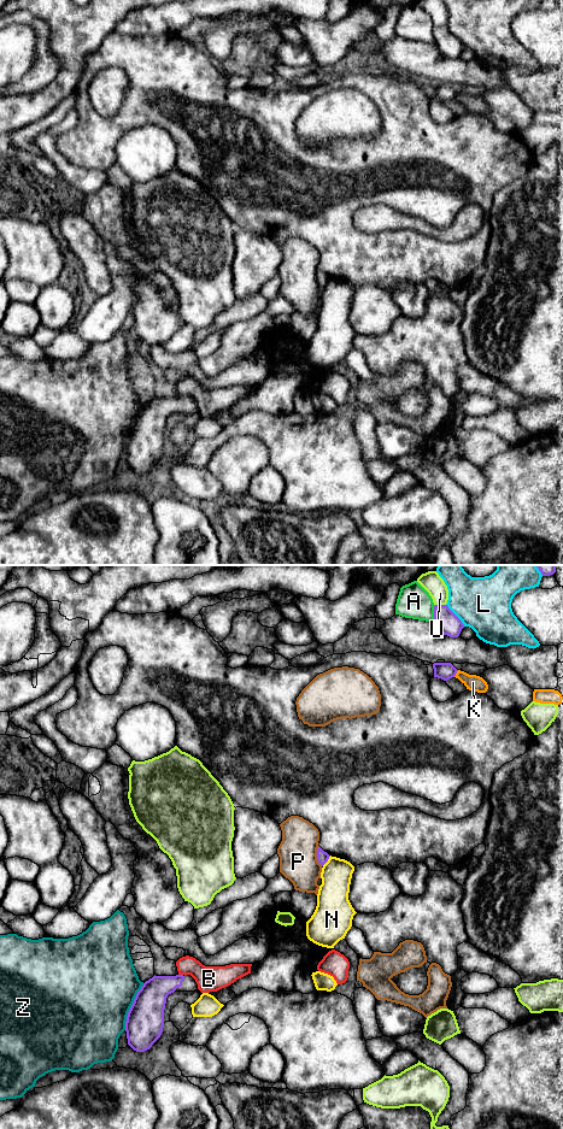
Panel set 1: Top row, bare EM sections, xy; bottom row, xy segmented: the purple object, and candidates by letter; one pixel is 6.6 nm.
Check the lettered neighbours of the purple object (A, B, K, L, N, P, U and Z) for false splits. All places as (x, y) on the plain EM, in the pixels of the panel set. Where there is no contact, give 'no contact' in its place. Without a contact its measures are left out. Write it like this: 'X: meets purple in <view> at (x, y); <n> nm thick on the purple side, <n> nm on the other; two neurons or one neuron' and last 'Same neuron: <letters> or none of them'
A: meets purple in xy at (434, 35); 150 nm thick on the purple side, 220 nm on the other; two neurons
B: meets purple in xy at (181, 397); 190 nm thick on the purple side, 180 nm on the other; two neurons
K: meets purple in xy at (456, 94); 120 nm thick on the purple side, 110 nm on the other; two neurons
L: meets purple in xy at (455, 36); 150 nm thick on the purple side, 360 nm on the other; two neurons
N: meets purple in xy at (327, 282); 80 nm thick on the purple side, 200 nm on the other; two neurons
P: meets purple in xy at (316, 276); 80 nm thick on the purple side, 260 nm on the other; two neurons
U: meets purple in xy at (440, 27); 150 nm thick on the purple side, 130 nm on the other; two neurons
Z: meets purple in xy at (132, 428); 260 nm thick on the purple side, 480 nm on the other; two neurons
Same neuron: none of them

